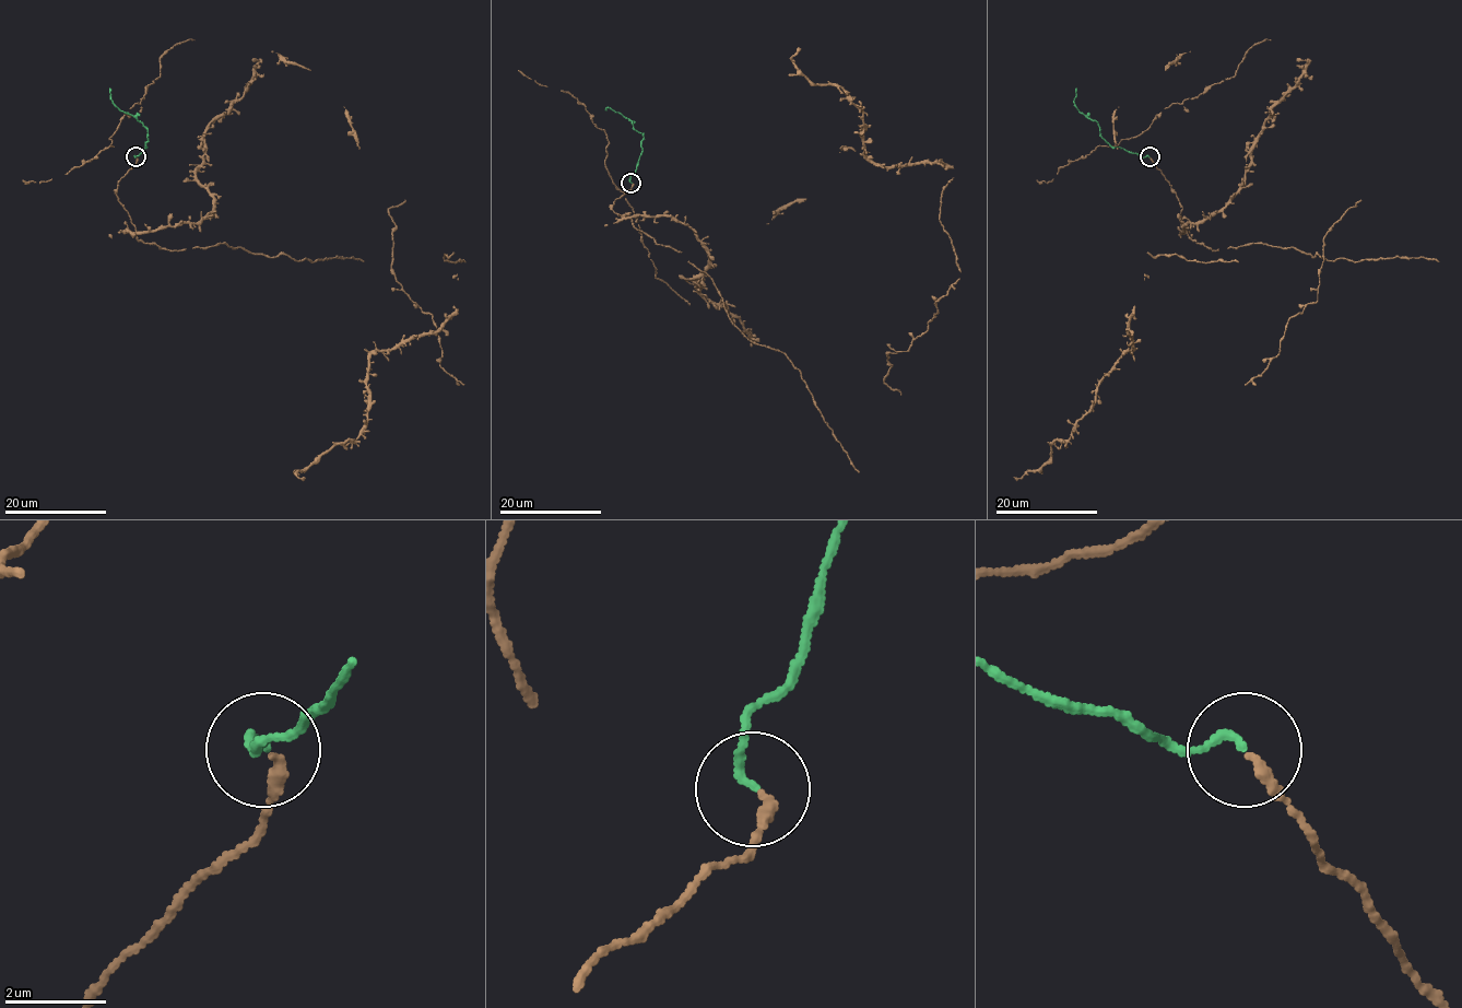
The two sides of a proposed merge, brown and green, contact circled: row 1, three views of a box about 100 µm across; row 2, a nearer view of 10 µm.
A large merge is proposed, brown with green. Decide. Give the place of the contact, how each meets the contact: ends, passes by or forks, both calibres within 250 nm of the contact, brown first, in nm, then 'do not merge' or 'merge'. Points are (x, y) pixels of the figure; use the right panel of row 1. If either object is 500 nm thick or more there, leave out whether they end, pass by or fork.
at (1150, 156); brown ends there; green ends there; 240 nm thick on the brown side, 160 nm on the other; merge

